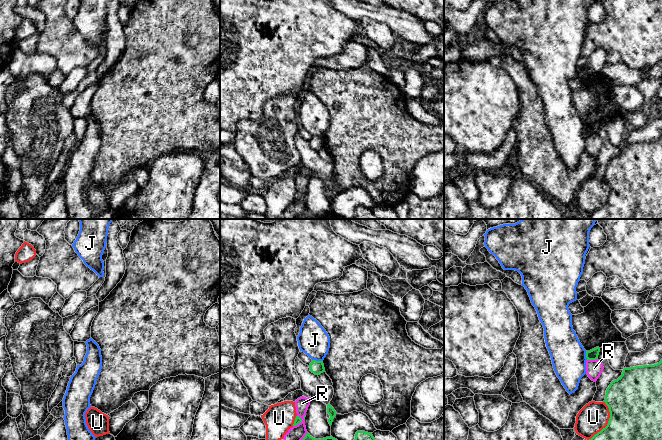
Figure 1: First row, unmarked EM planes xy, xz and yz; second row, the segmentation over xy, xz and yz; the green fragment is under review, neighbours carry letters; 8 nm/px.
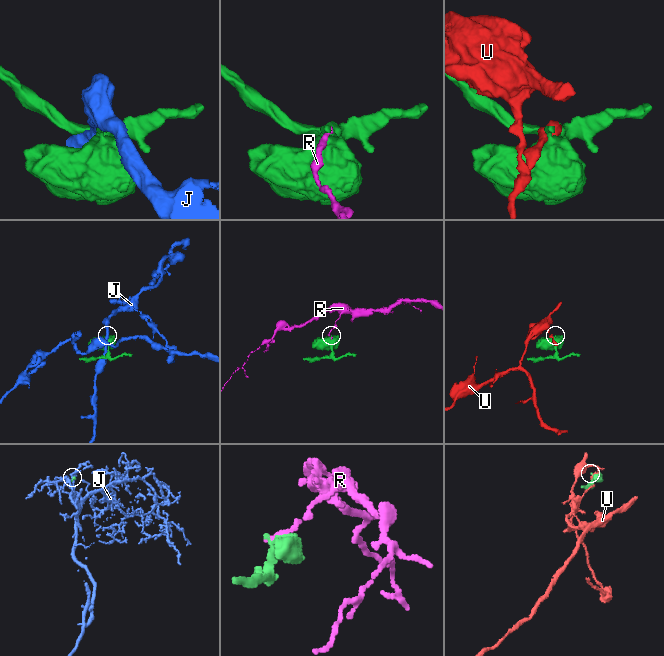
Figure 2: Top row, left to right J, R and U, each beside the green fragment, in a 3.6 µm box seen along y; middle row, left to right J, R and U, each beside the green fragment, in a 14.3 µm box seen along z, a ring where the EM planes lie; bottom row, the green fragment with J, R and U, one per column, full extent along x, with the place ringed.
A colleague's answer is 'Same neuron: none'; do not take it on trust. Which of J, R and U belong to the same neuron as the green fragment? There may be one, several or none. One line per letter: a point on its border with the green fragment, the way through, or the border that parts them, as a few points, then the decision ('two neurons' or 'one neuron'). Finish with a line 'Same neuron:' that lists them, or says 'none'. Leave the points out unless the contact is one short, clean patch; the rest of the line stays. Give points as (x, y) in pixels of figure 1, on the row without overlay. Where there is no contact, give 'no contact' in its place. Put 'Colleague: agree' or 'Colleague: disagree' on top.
Colleague: agree
J: contact xz (317, 137); two neurons
R: contact yz (592, 135); two neurons
U: contact yz (608, 198); two neurons
Same neuron: none

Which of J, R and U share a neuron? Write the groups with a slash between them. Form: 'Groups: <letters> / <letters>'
Groups: J / R / U

